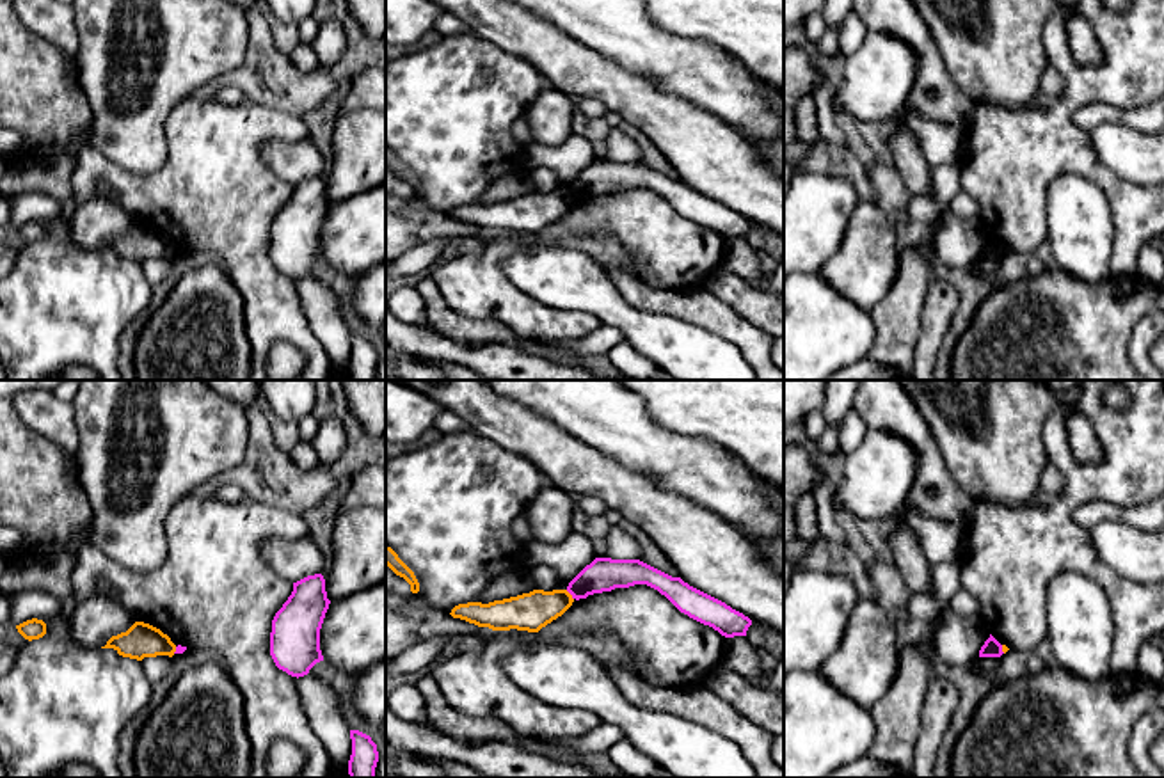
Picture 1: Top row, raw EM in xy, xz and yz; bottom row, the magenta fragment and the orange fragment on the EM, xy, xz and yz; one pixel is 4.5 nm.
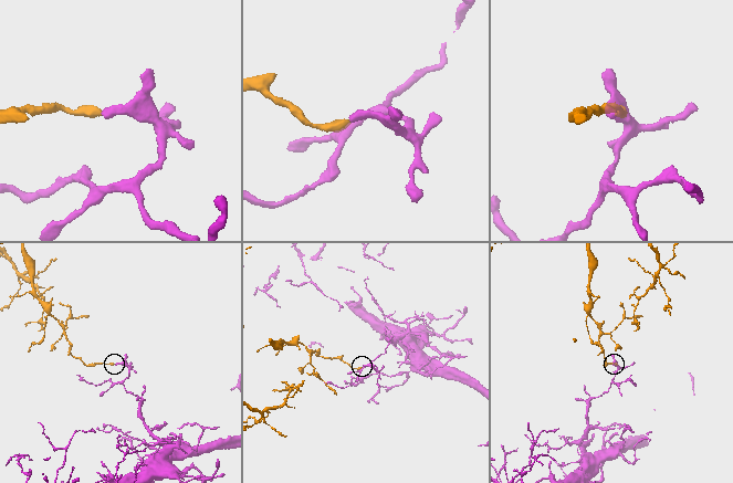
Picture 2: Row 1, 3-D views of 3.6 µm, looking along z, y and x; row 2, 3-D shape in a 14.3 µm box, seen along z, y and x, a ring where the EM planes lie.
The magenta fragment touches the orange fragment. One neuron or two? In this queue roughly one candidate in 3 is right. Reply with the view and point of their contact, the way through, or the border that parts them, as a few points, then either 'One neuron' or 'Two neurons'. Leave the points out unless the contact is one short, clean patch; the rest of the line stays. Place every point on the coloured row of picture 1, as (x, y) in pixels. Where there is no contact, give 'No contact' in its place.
Touches magenta at xz (571, 594). Boundary: xz (566, 590), (573, 599). Two neurons

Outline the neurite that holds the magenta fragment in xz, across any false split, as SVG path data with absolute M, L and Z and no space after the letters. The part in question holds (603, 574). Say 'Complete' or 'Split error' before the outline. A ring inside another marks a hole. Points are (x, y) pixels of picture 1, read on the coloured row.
Complete. M595 558L567 586L572 599L647 584L665 595L681 613L713 627L725 638L746 636L752 620L725 602L672 577L640 560Z

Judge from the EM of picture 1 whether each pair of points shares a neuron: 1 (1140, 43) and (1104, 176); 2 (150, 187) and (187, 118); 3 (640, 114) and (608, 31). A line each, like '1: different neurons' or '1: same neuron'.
1: same neuron
2: same neuron
3: different neurons

